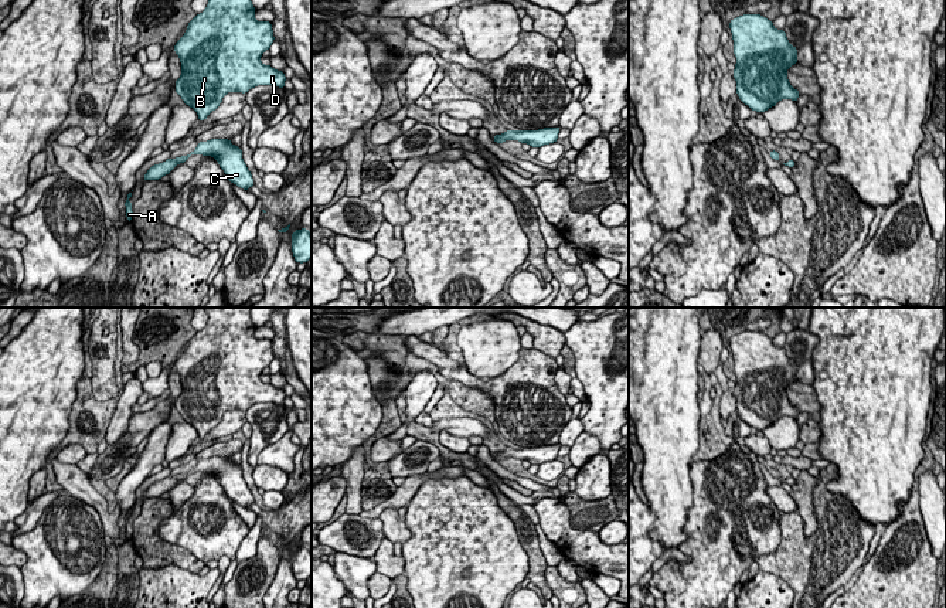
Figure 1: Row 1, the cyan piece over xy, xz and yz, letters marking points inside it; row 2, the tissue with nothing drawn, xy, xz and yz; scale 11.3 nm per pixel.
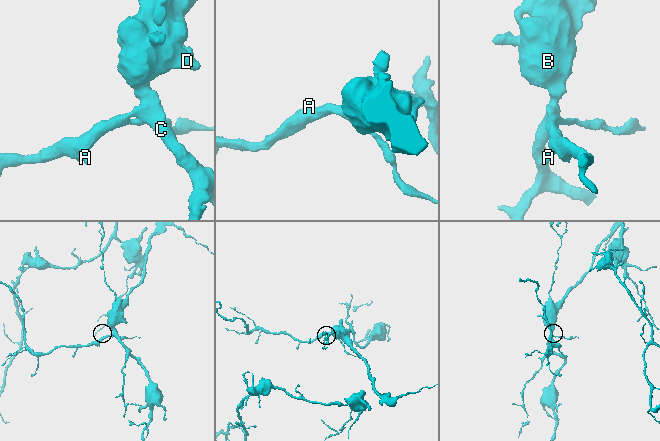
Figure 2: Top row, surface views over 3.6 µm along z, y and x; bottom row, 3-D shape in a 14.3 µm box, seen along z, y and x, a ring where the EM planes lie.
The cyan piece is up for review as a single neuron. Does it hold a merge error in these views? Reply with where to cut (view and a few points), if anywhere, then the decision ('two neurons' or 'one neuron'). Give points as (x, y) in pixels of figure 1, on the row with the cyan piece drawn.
no cut; one neuron

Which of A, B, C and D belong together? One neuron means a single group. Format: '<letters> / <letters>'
A B C D

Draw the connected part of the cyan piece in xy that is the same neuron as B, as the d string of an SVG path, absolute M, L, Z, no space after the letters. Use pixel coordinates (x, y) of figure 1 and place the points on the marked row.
M208 0L204 11L188 23L184 35L177 40L174 52L180 57L181 77L174 88L184 103L197 112L198 120L205 120L228 92L246 94L258 85L285 89L285 74L261 62L275 37L272 23L256 21L255 11L251 0Z

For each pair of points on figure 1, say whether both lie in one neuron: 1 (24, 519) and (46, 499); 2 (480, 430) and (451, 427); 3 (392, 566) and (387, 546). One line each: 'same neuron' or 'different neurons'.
1: same neuron
2: same neuron
3: same neuron

